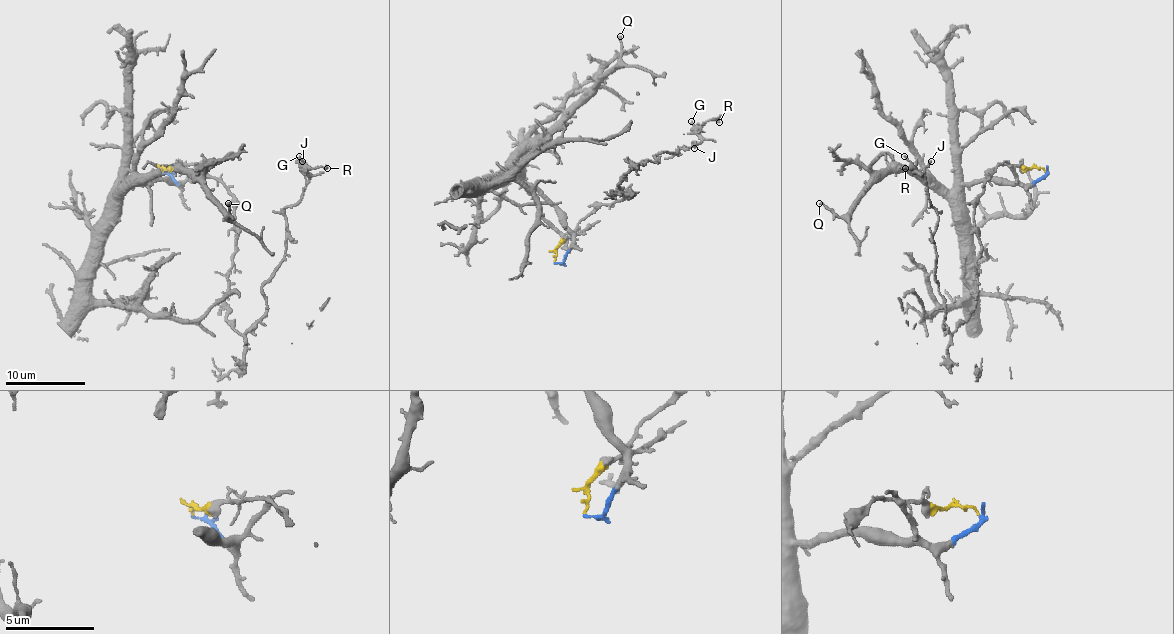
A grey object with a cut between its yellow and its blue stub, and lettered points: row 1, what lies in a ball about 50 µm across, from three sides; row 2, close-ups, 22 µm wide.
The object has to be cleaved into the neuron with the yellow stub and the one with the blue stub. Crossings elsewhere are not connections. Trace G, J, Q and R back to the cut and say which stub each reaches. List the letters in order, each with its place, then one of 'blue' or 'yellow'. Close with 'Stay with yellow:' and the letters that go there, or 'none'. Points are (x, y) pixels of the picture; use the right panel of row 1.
G: (904, 156) | yellow
J: (931, 161) | yellow
Q: (819, 203) | blue
R: (905, 168) | yellow
Stay with yellow: G, J, R

